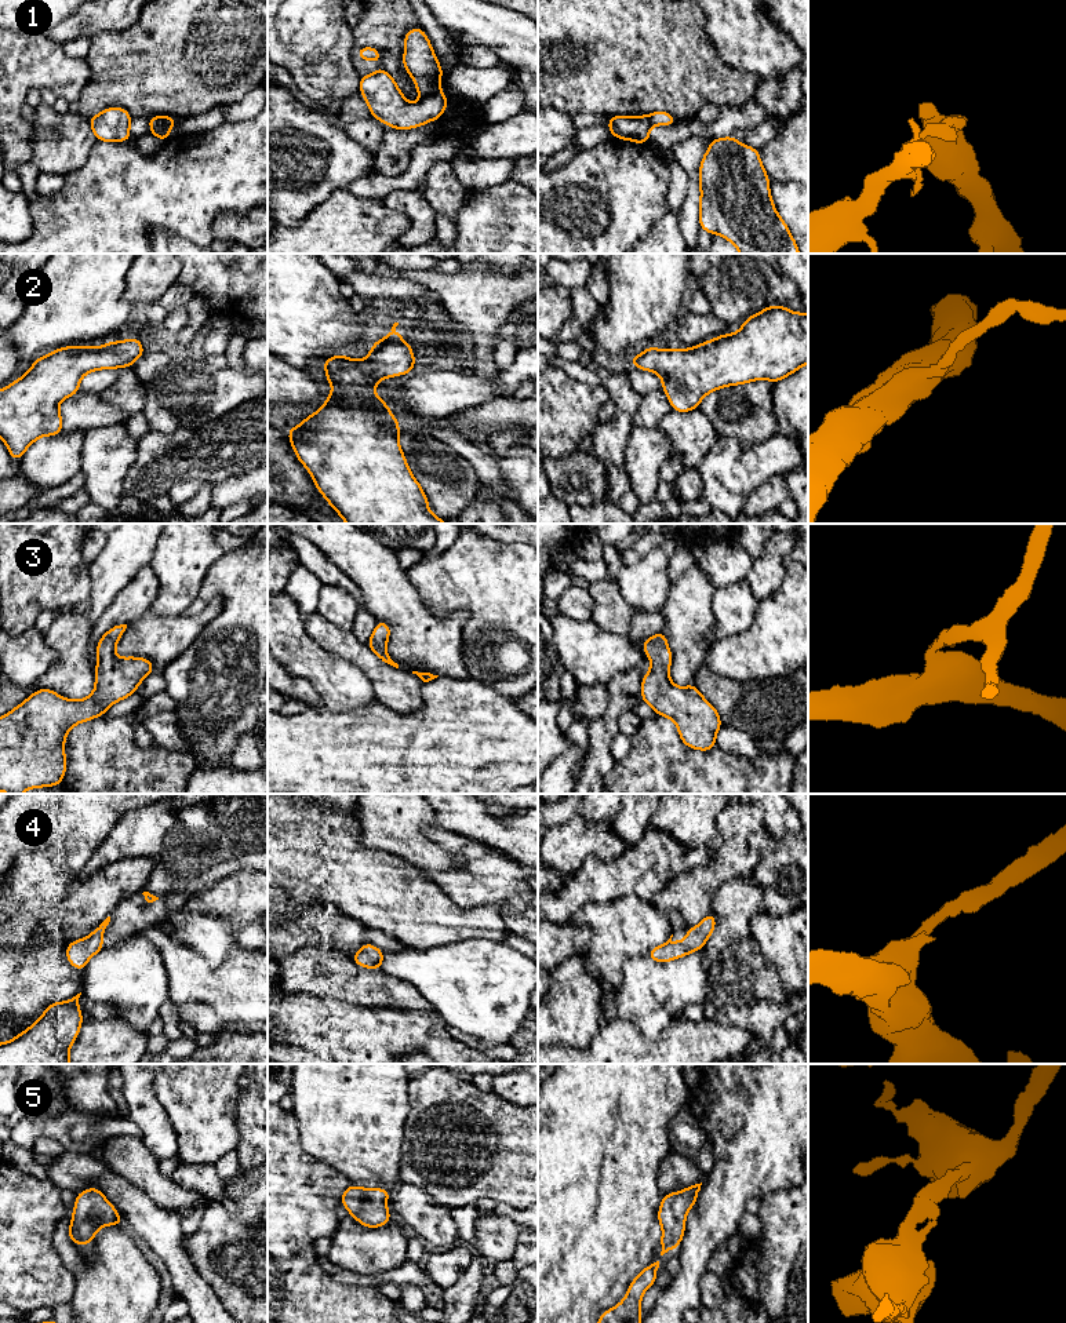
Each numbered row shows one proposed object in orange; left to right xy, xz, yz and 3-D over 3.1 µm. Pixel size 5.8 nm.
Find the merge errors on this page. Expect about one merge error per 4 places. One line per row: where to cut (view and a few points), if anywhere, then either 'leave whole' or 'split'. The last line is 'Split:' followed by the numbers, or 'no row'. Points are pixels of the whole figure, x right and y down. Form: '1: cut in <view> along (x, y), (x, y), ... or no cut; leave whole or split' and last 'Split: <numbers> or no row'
1: cut in xz along (440, 93), (424, 98); split
2: no cut; leave whole
3: no cut; leave whole
4: no cut; leave whole
5: no cut; leave whole
Split: 1

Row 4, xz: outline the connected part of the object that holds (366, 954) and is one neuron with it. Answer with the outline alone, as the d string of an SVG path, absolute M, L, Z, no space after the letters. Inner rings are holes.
M364 943L363 947L350 956L360 967L367 969L382 969L382 959L385 952L382 952L375 945Z

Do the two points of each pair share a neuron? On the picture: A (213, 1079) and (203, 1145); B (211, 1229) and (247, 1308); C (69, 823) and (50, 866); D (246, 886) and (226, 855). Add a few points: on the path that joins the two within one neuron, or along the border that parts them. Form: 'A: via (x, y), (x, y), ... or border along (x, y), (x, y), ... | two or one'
A: via (203, 1096), (203, 1129) | one
B: via (208, 1249), (206, 1258), (211, 1272), (228, 1289) | one
C: border along (57, 844), (64, 850), (69, 868), (75, 873) | two
D: border along (253, 868), (233, 871), (218, 879), (208, 889) | two

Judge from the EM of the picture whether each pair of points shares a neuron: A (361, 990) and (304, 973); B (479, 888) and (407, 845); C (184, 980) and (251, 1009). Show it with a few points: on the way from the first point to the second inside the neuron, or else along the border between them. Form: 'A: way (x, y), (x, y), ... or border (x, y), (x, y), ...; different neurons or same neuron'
A: way (348, 983), (344, 980), (317, 979); same neuron
B: border (433, 841), (446, 850), (461, 855), (468, 863); different neurons
C: way (200, 992), (208, 998), (226, 998), (235, 1002); same neuron

